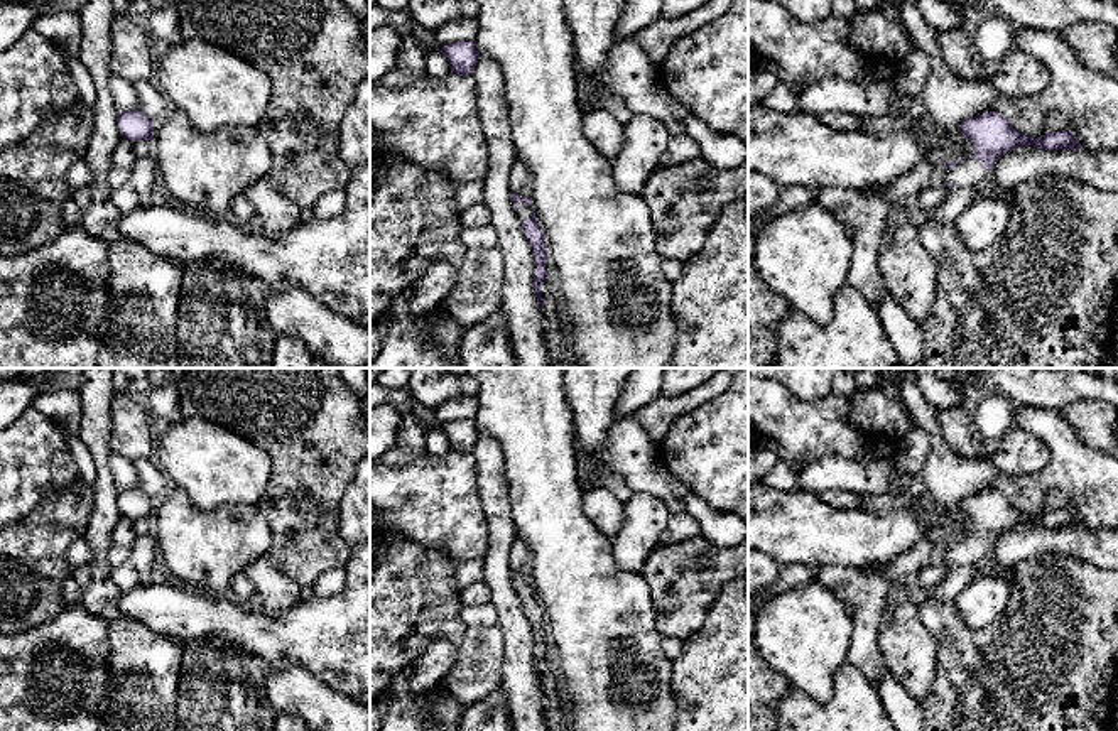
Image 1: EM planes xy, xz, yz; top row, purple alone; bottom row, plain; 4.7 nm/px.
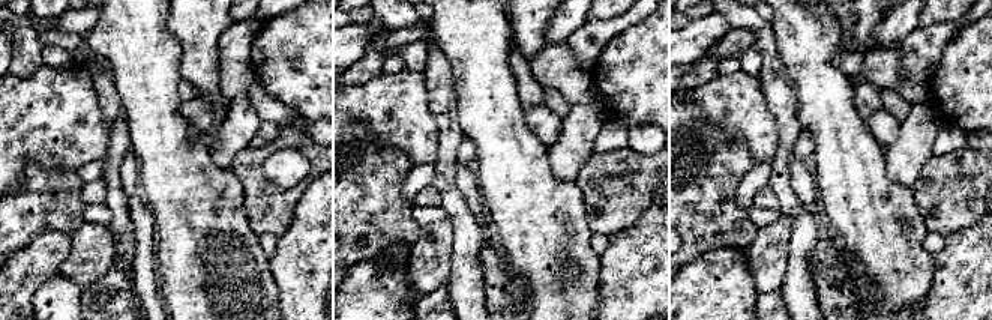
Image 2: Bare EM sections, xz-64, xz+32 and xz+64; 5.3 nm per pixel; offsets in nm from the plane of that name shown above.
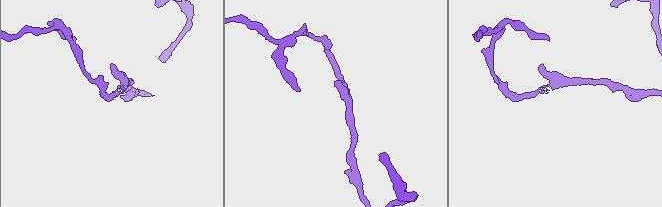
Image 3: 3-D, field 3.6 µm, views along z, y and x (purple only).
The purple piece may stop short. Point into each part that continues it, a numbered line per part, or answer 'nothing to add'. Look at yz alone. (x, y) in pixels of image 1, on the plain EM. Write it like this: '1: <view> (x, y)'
1: yz (965, 554)

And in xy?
1: xy (144, 551)

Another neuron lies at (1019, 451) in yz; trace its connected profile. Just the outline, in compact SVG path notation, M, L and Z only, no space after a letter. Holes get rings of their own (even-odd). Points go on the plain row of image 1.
M1020 425L1012 427L998 442L988 459L1003 474L1032 474L1044 469L1050 451L1034 432Z

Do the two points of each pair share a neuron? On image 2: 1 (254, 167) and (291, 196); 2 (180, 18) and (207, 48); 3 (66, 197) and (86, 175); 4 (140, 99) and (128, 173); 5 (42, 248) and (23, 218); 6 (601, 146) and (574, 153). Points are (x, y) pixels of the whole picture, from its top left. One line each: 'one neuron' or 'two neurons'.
1: one neuron
2: one neuron
3: two neurons
4: two neurons
5: two neurons
6: two neurons

